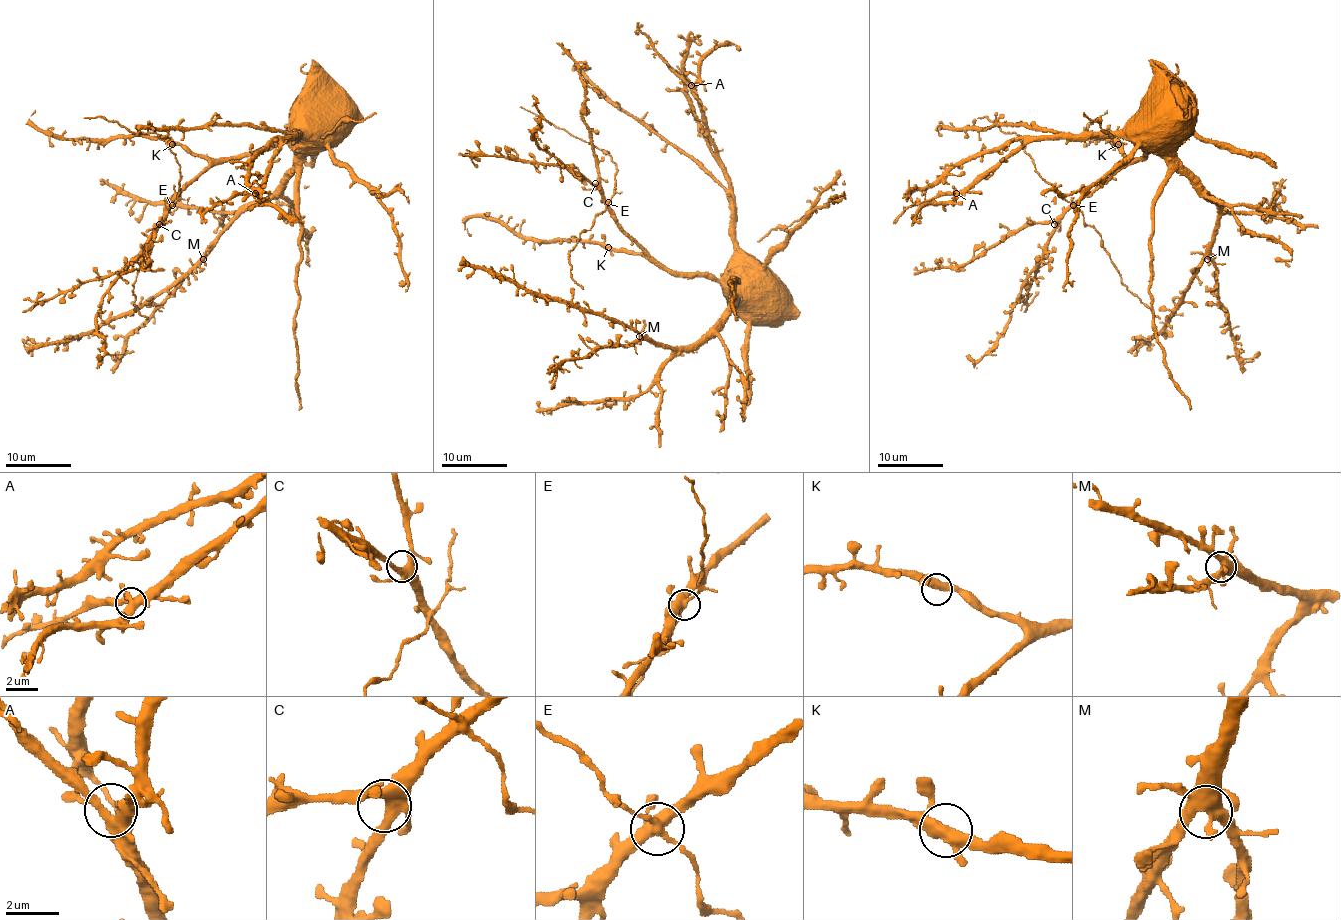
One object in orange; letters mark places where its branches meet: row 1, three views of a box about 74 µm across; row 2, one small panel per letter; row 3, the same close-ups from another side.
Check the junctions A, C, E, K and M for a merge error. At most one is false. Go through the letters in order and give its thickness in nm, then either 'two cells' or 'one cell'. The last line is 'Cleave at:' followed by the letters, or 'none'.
A: 380 nm | one cell
C: 400 nm | one cell
E: 400 nm | one cell
K: 400 nm | one cell
M: 460 nm | one cell
Cleave at: none

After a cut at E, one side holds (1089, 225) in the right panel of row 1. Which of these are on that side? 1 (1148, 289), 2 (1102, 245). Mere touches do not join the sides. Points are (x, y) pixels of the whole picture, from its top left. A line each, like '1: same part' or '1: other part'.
1: other part
2: same part

